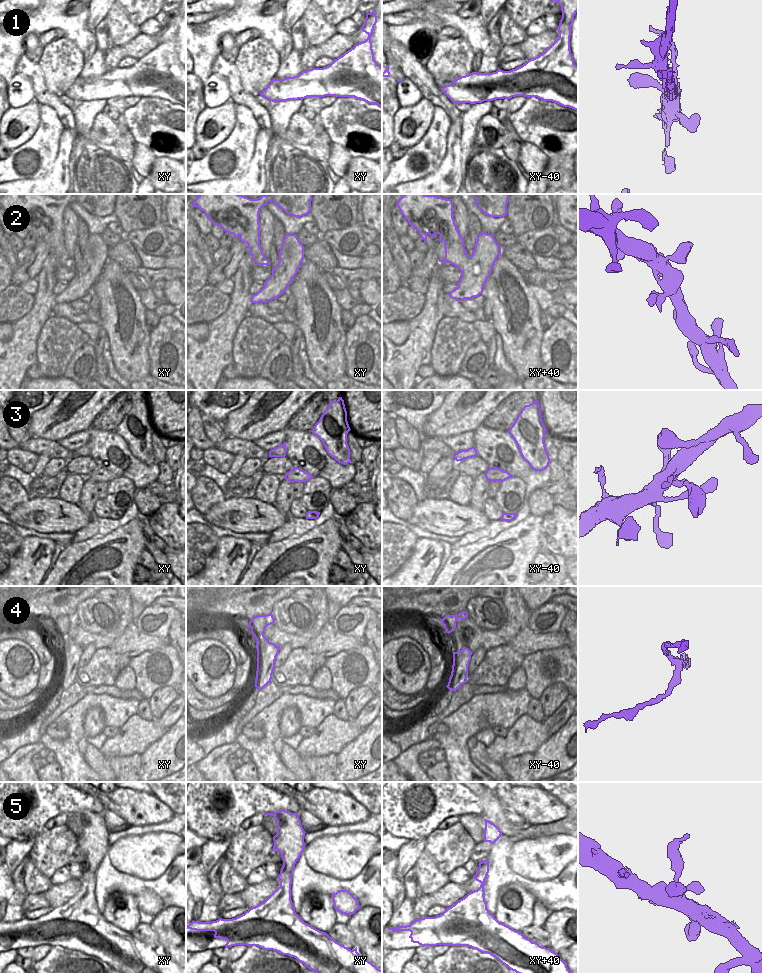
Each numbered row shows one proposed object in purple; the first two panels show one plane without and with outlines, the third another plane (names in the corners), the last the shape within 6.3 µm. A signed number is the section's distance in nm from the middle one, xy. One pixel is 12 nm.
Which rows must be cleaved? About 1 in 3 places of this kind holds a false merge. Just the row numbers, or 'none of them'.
1, 4

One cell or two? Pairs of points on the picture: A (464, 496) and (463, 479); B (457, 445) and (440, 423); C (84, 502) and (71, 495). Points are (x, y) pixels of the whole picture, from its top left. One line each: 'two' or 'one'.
A: one
B: two
C: two

